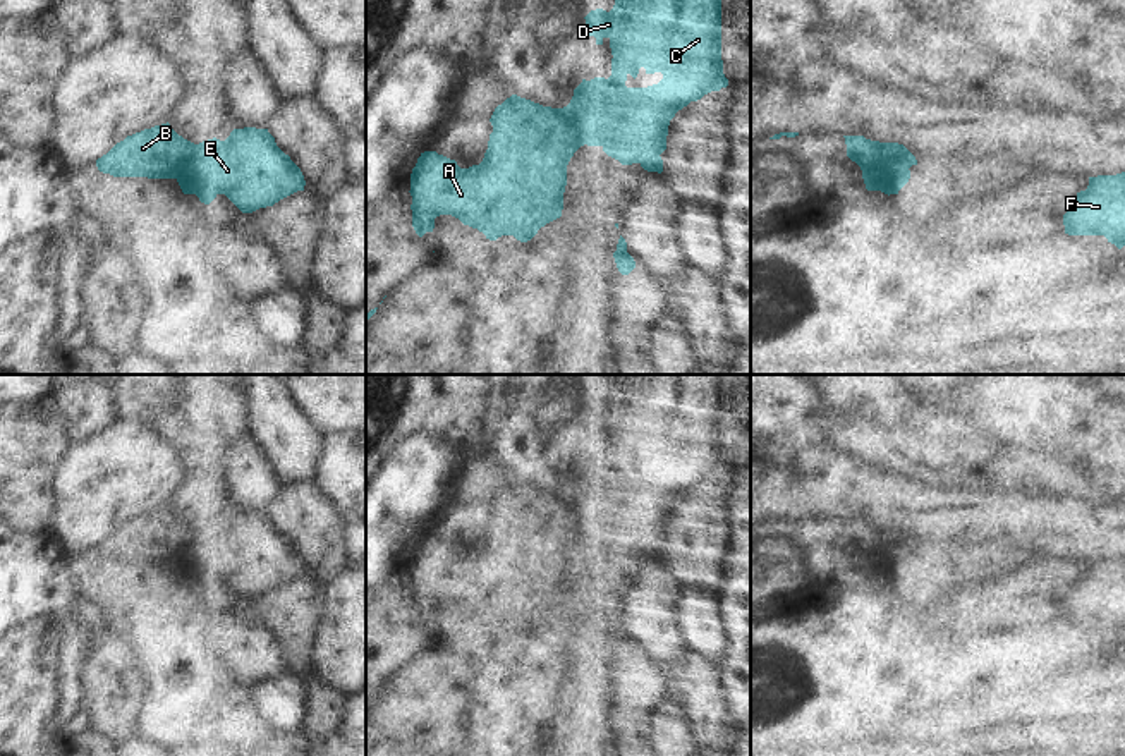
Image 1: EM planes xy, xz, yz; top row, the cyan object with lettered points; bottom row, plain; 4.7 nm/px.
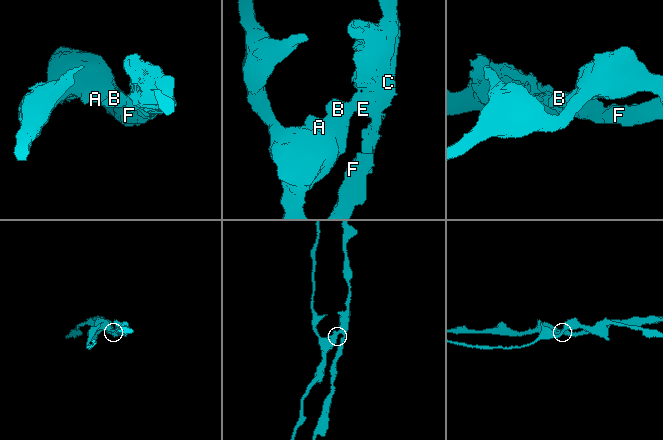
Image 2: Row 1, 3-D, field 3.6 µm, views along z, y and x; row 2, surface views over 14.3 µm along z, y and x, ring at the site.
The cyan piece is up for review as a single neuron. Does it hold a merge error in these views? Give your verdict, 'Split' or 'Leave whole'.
Split.

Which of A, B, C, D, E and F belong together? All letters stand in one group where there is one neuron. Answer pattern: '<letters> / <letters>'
A B / C D E F

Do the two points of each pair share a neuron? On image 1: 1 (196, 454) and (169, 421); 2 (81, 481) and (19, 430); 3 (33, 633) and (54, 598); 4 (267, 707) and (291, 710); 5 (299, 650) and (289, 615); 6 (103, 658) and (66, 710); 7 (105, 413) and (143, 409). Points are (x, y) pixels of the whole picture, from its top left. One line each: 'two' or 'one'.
1: one
2: two
3: two
4: one
5: one
6: two
7: two

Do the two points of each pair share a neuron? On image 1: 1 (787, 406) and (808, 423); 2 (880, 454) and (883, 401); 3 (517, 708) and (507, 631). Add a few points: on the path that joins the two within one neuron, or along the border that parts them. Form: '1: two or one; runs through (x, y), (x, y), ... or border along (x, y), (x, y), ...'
1: one; runs through (792, 411), (802, 418)
2: two; border along (881, 425), (893, 425)
3: one; runs through (514, 689), (514, 667), (507, 660), (507, 650)

